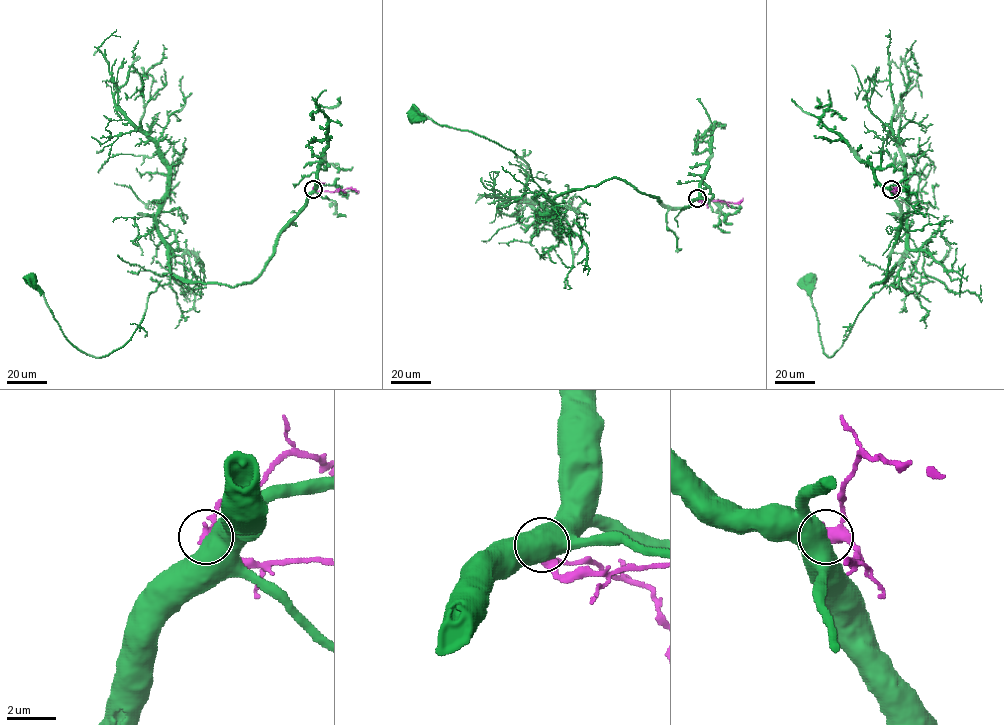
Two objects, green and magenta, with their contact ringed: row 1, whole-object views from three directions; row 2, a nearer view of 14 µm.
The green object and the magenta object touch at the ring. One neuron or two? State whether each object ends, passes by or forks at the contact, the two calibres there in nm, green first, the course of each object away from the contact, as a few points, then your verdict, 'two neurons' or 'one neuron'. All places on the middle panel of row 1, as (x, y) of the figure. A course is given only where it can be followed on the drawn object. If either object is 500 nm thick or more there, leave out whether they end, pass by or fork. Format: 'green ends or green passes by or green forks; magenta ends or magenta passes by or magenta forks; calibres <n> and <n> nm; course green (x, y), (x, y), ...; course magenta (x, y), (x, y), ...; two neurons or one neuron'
calibres 750 and 400 nm; course green (697, 199), (668, 207), (613, 177), (566, 191), (553, 210), (528, 165), (511, 150), (415, 118); course magenta (697, 199), (741, 202); two neurons

